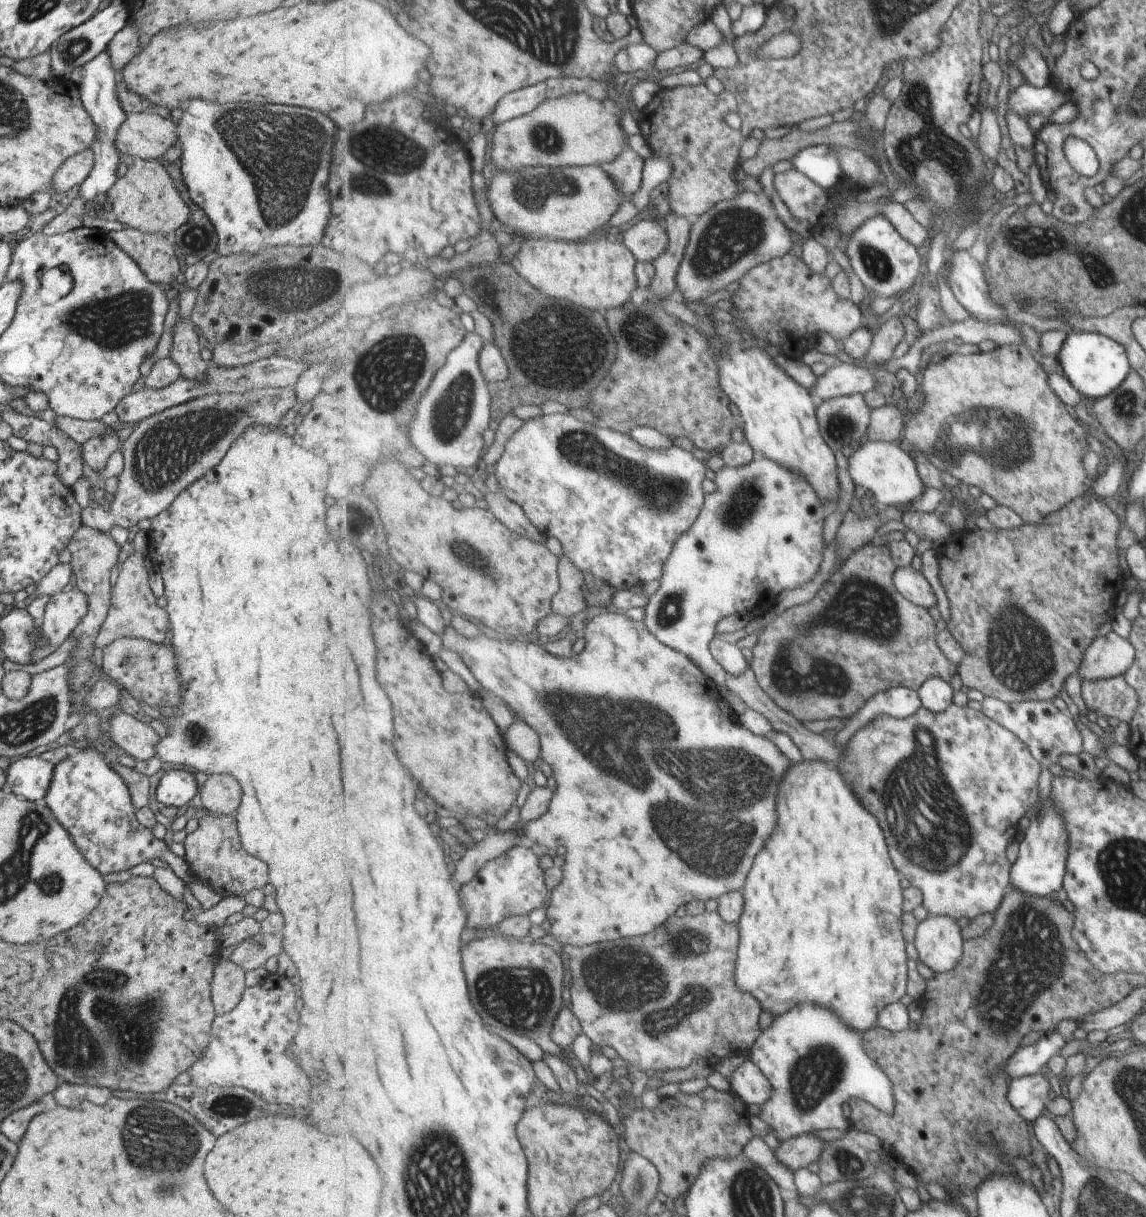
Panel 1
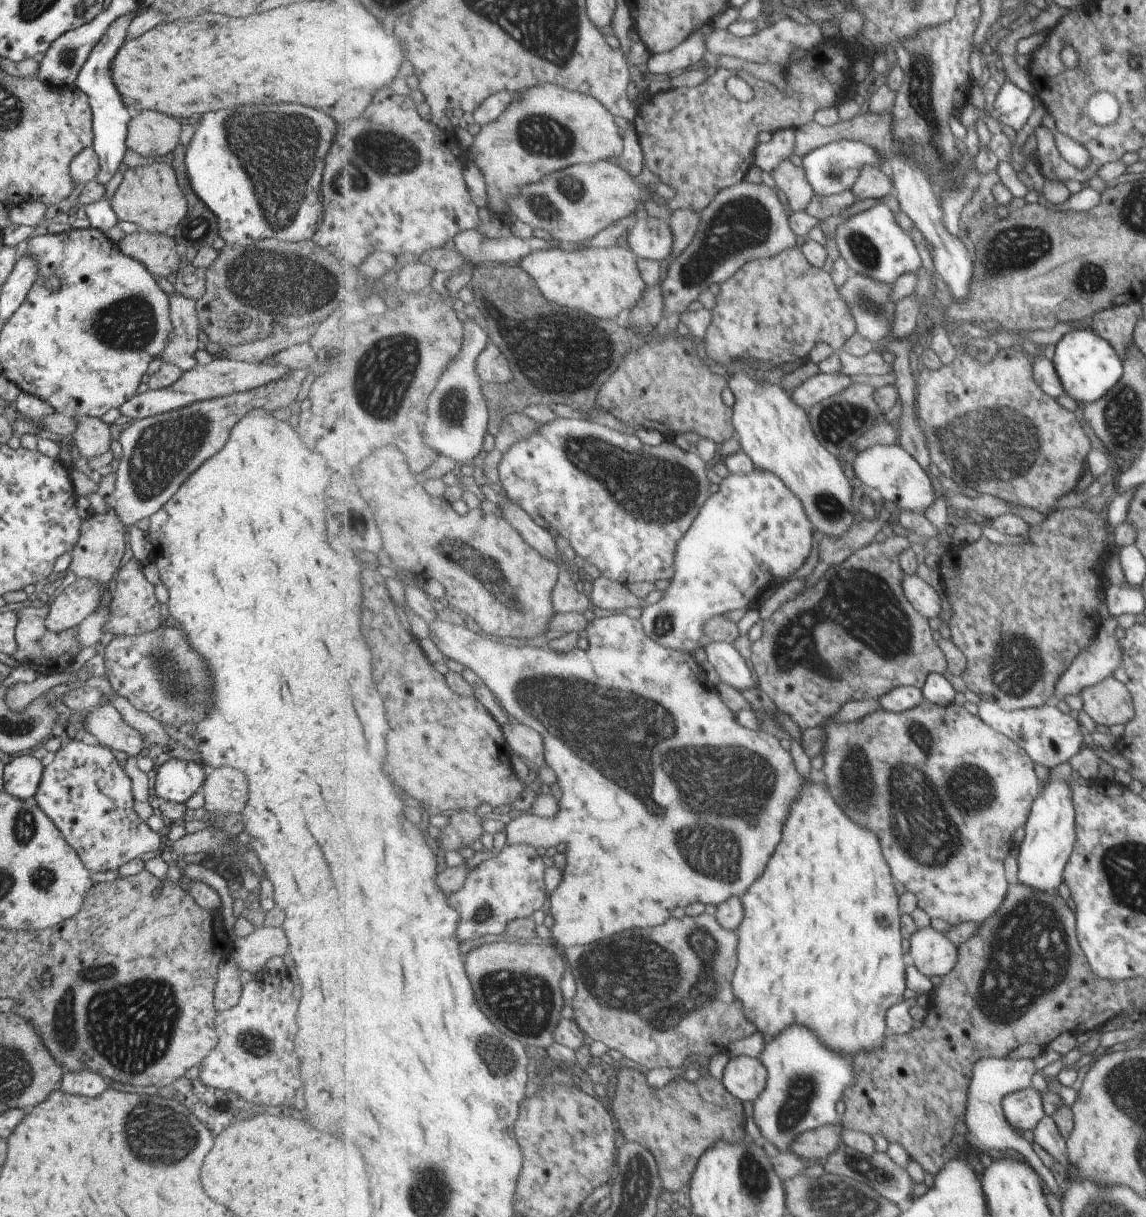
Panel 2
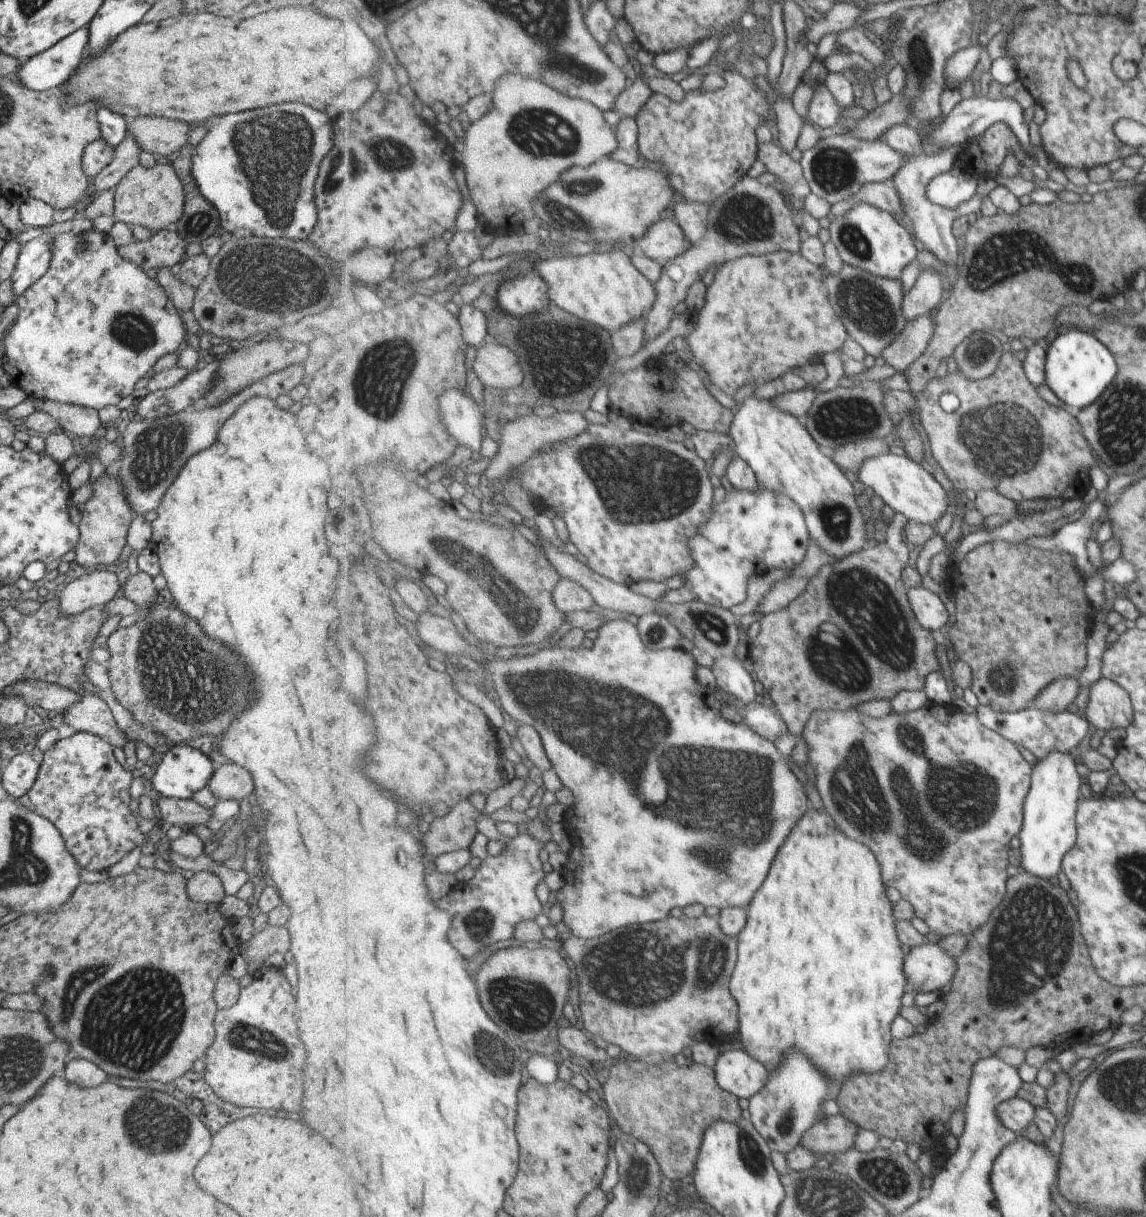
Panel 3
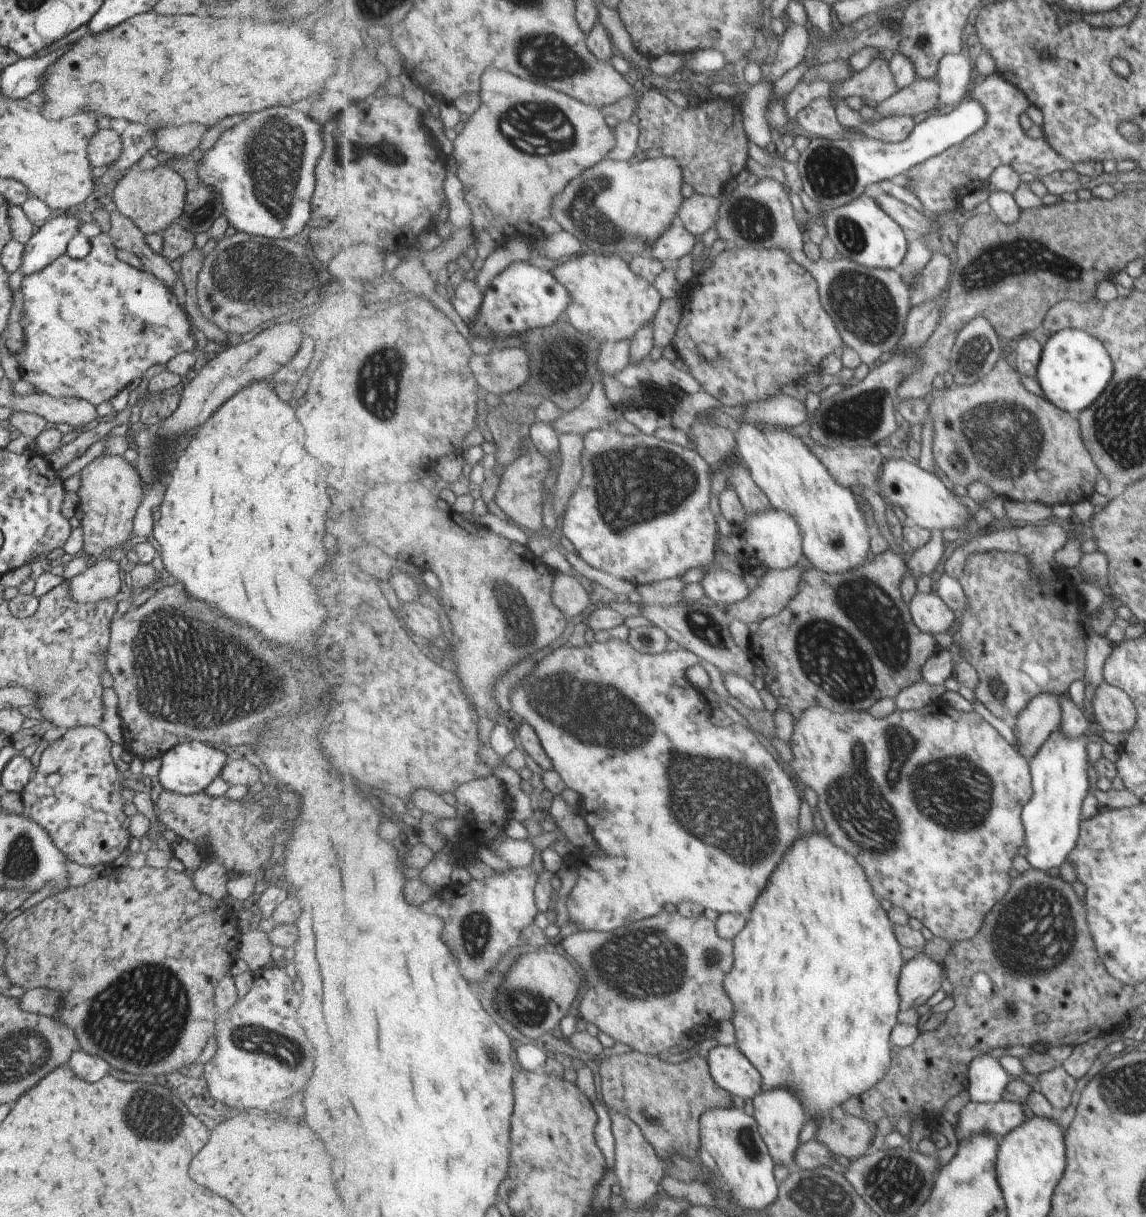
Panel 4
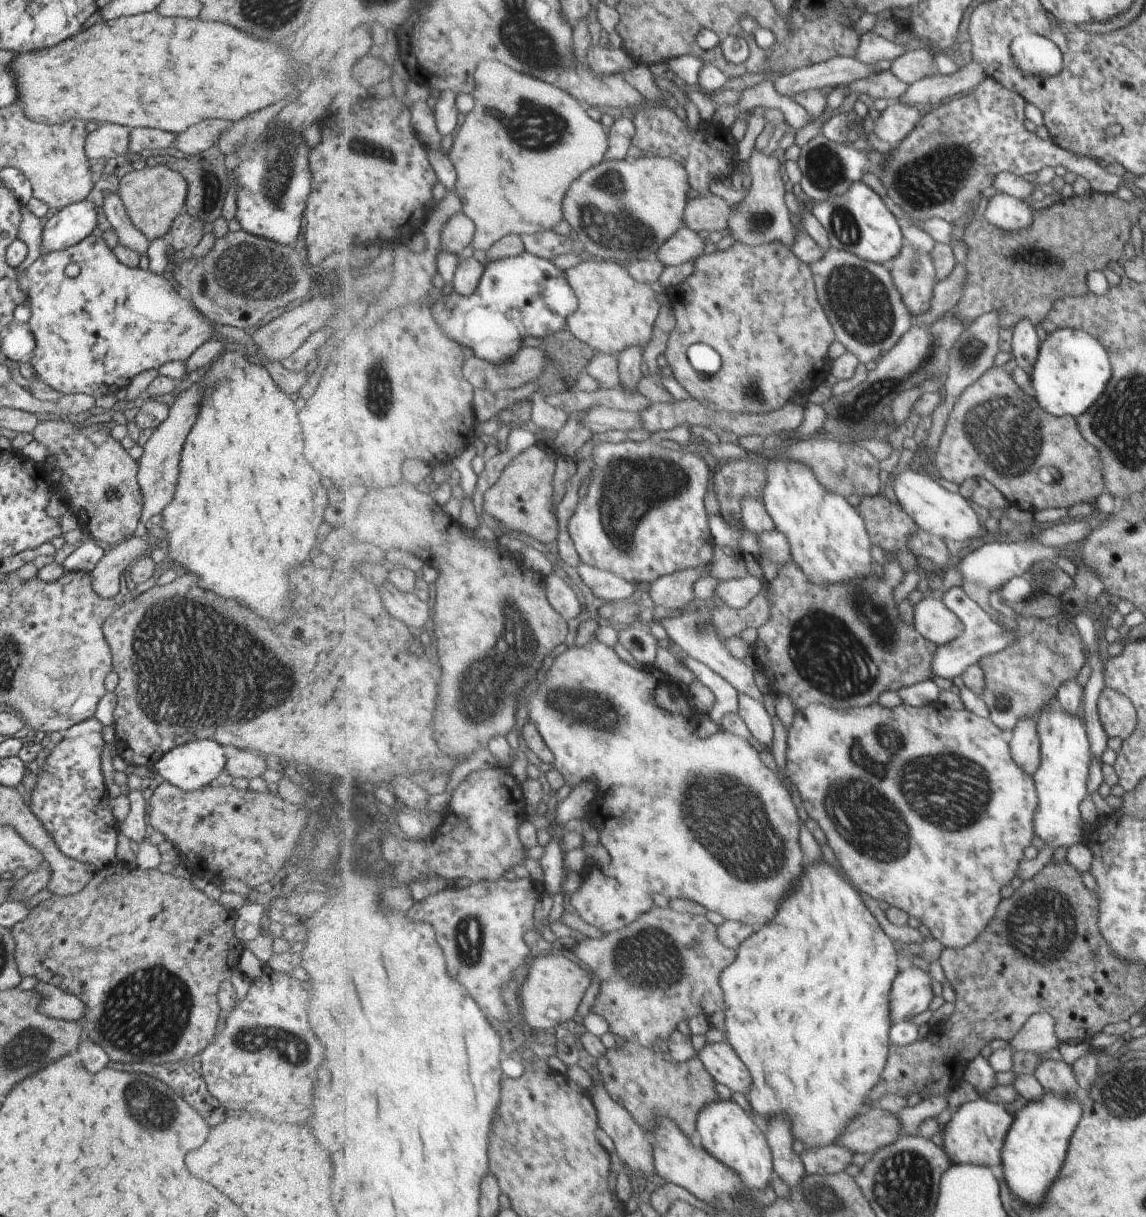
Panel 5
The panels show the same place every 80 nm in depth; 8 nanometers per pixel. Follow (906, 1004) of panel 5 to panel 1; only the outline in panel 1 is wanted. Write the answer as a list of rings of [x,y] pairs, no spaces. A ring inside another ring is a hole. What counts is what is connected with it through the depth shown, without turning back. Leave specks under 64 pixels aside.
[[[929,914],[918,923],[914,946],[919,960],[935,974],[949,973],[965,956],[961,928],[954,918]]]

